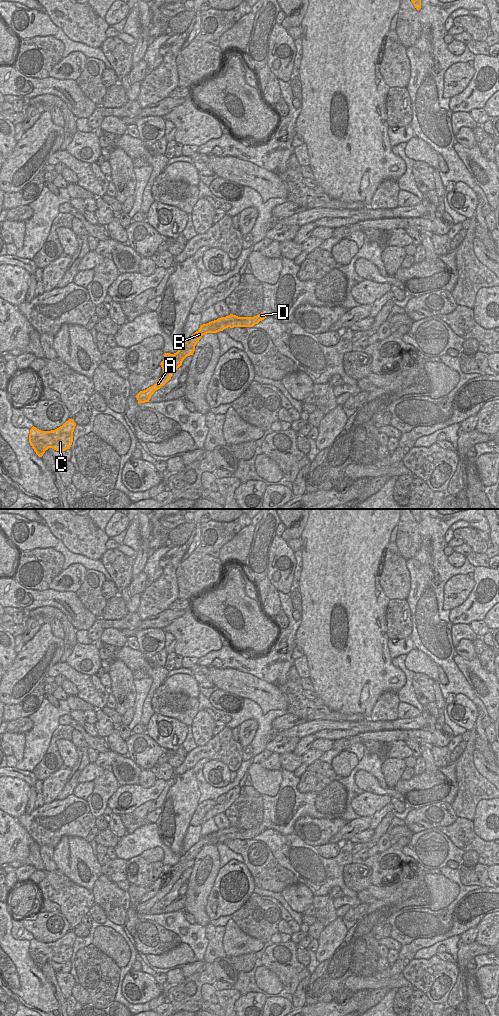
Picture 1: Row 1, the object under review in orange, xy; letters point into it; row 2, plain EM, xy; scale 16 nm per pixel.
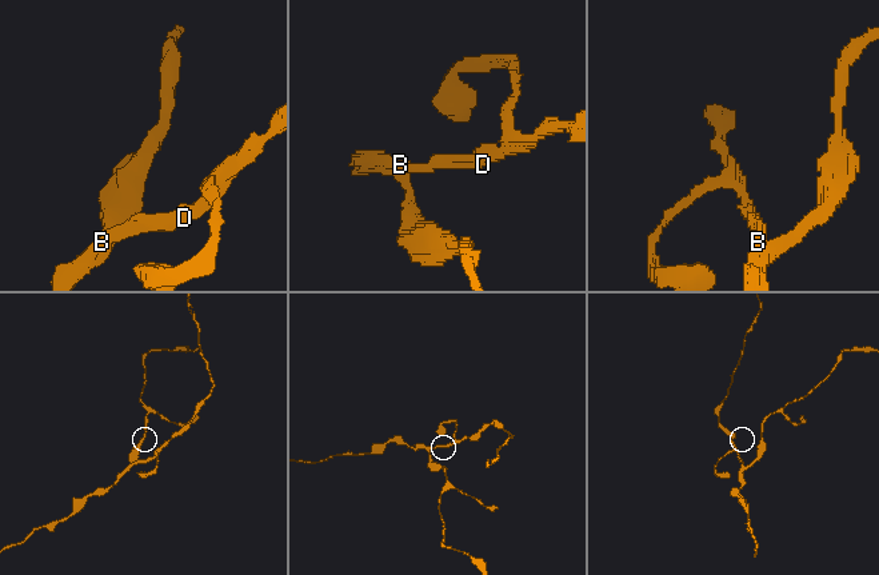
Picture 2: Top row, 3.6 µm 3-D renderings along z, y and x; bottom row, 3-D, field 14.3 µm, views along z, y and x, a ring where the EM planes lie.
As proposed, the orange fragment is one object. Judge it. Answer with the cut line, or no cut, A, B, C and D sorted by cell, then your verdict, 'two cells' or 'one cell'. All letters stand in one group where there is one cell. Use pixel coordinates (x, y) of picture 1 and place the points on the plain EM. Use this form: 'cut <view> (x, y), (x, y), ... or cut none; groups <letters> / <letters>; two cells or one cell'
cut xy (201, 837), (208, 844); groups A B C / D; two cells

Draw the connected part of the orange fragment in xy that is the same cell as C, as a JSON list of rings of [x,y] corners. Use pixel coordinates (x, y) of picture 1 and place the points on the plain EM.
[[[69,931],[62,938],[51,943],[41,943],[33,938],[30,941],[29,955],[39,969],[42,969],[49,960],[65,963],[72,957],[75,938],[73,931]]]

